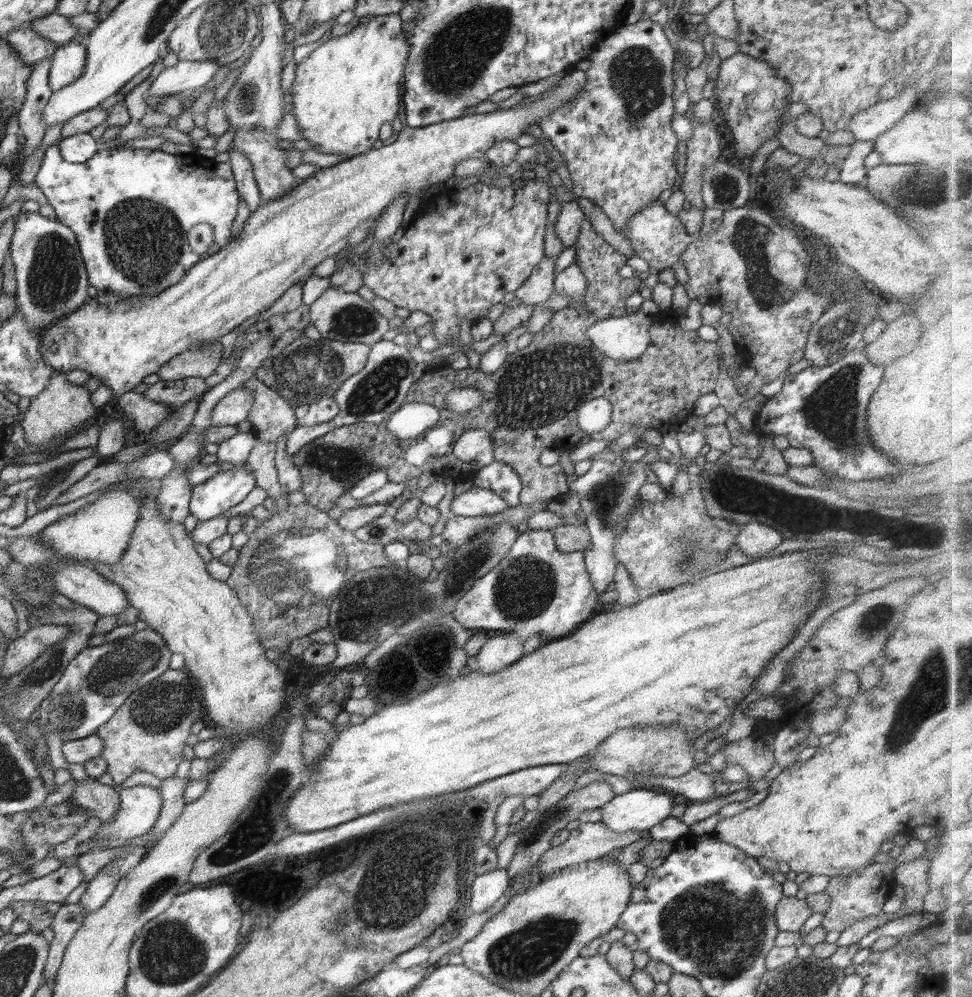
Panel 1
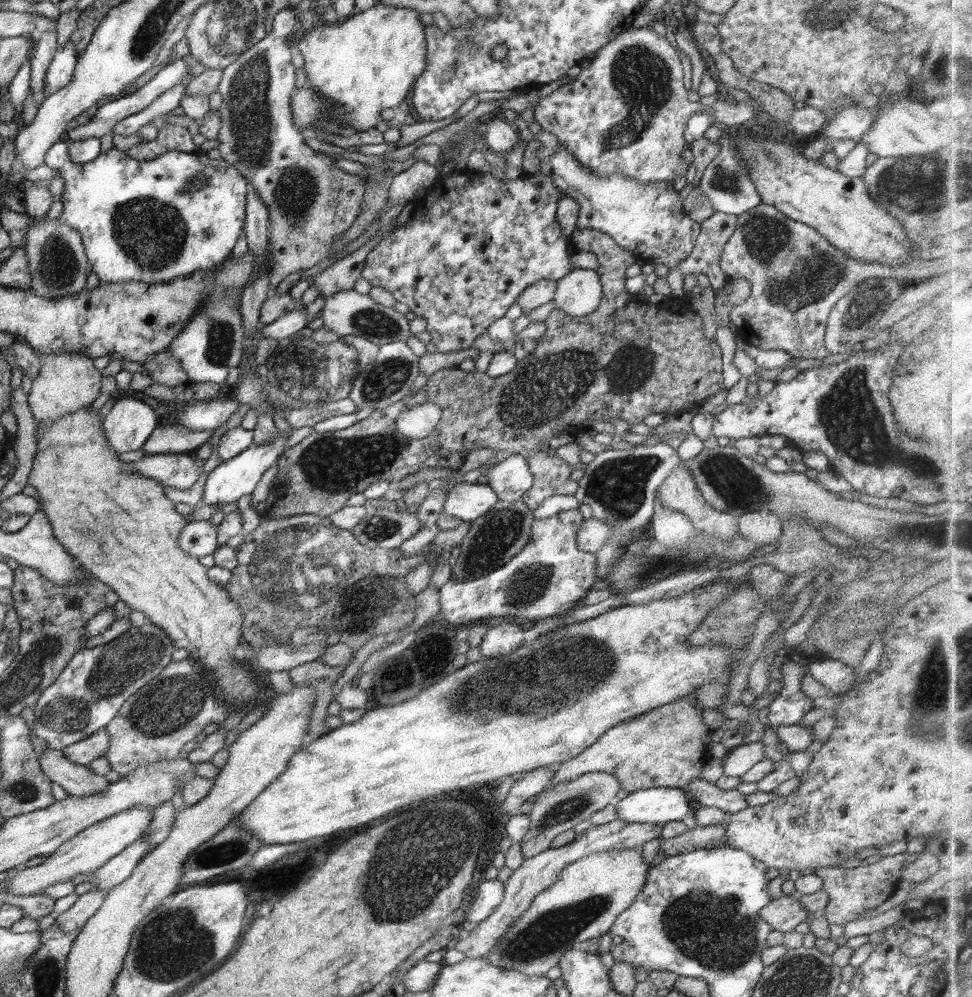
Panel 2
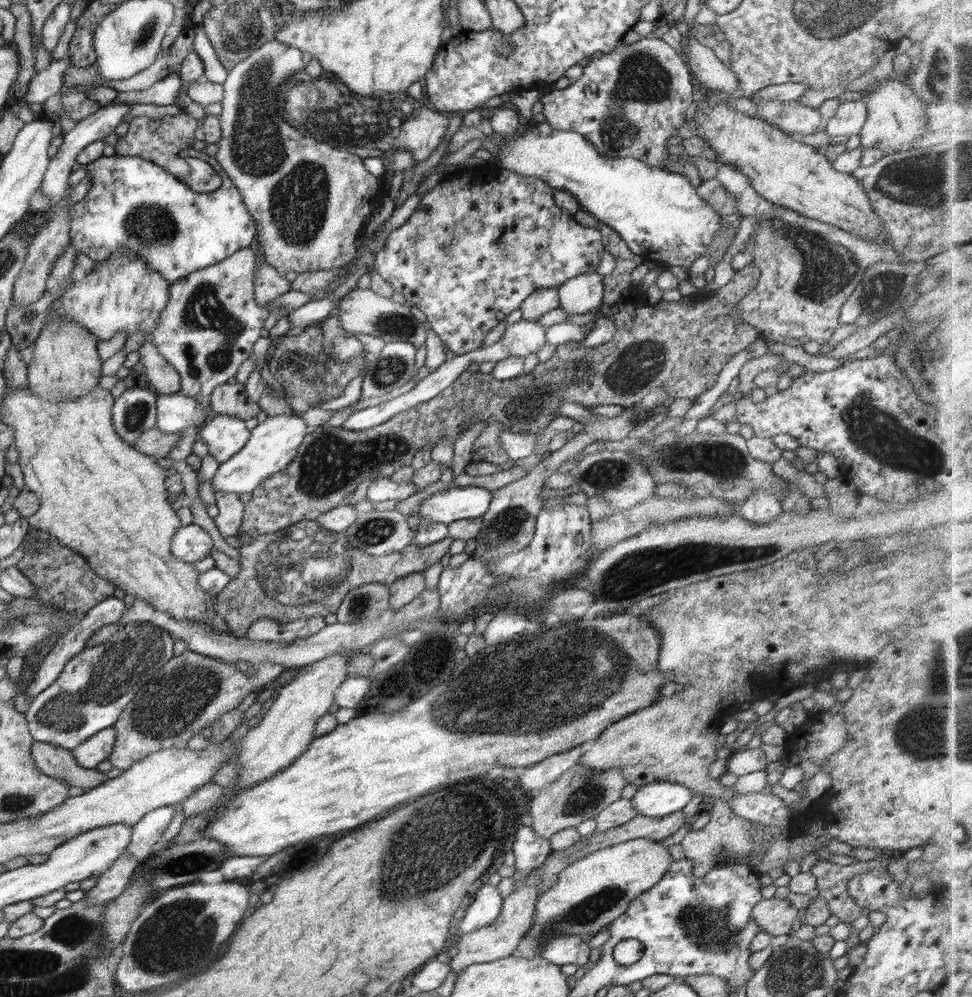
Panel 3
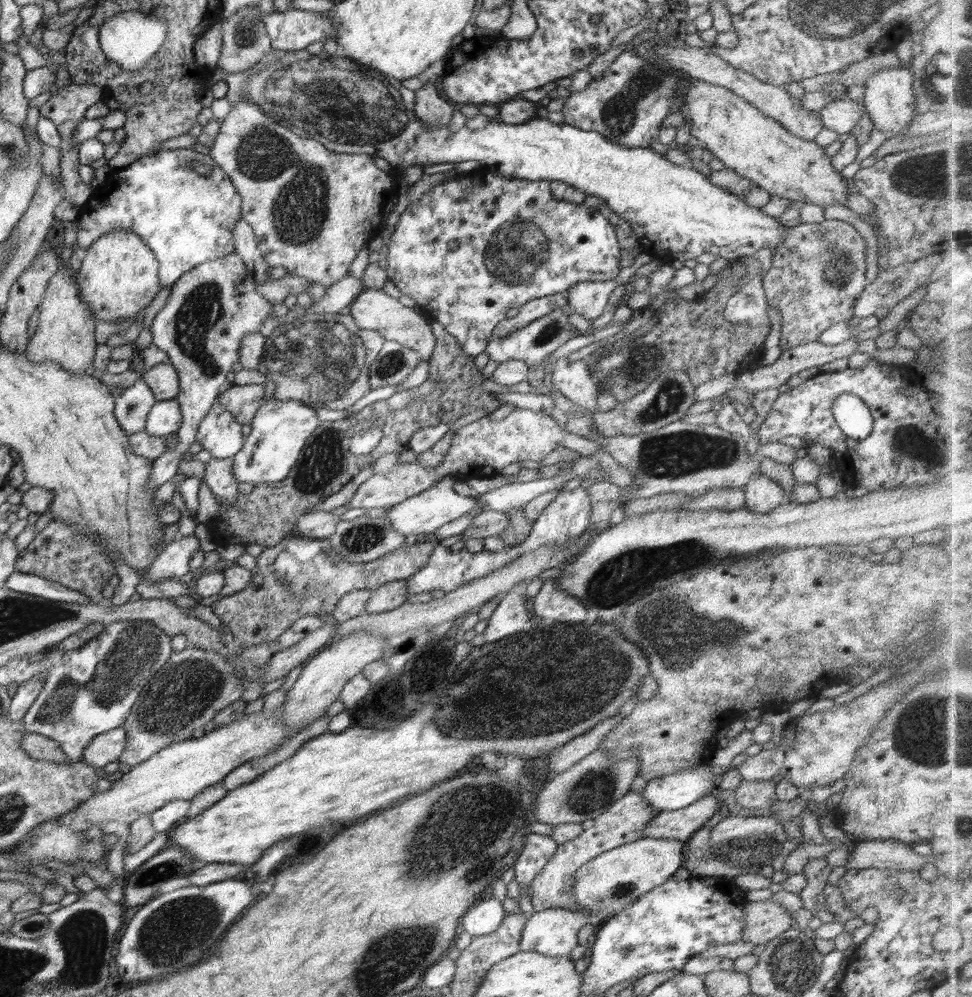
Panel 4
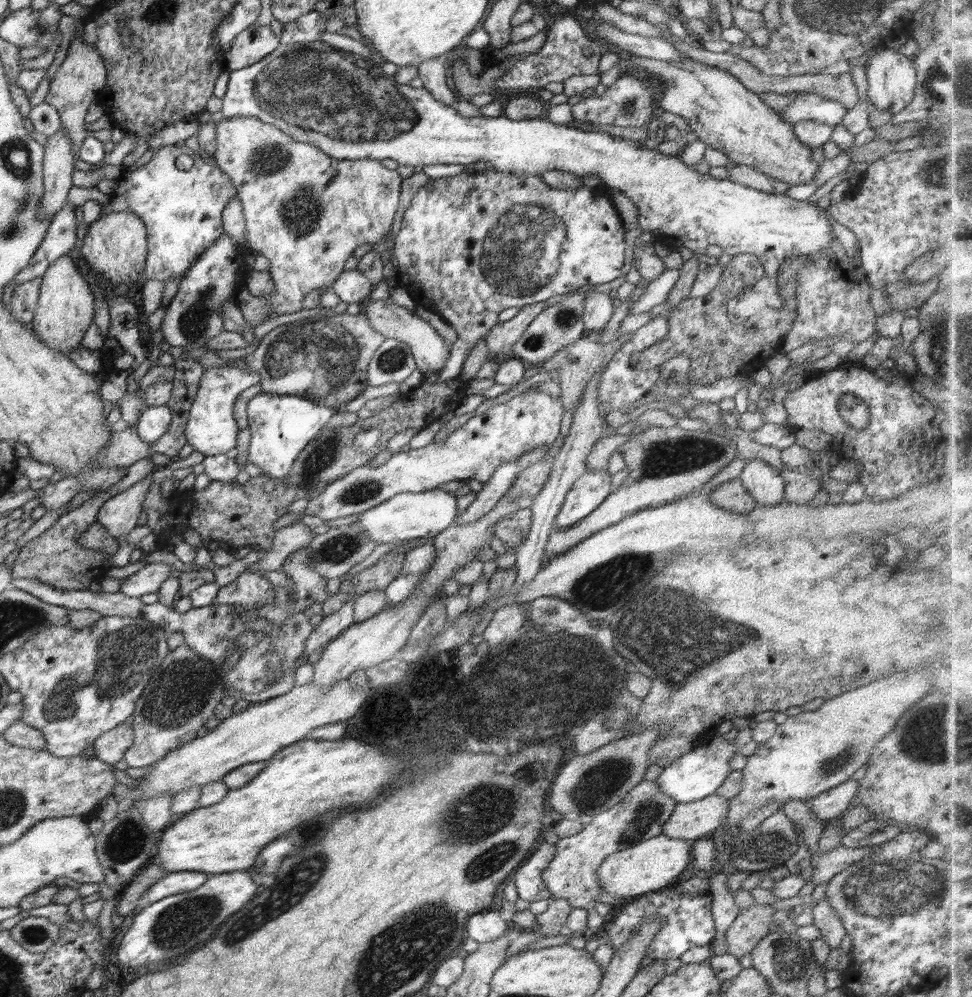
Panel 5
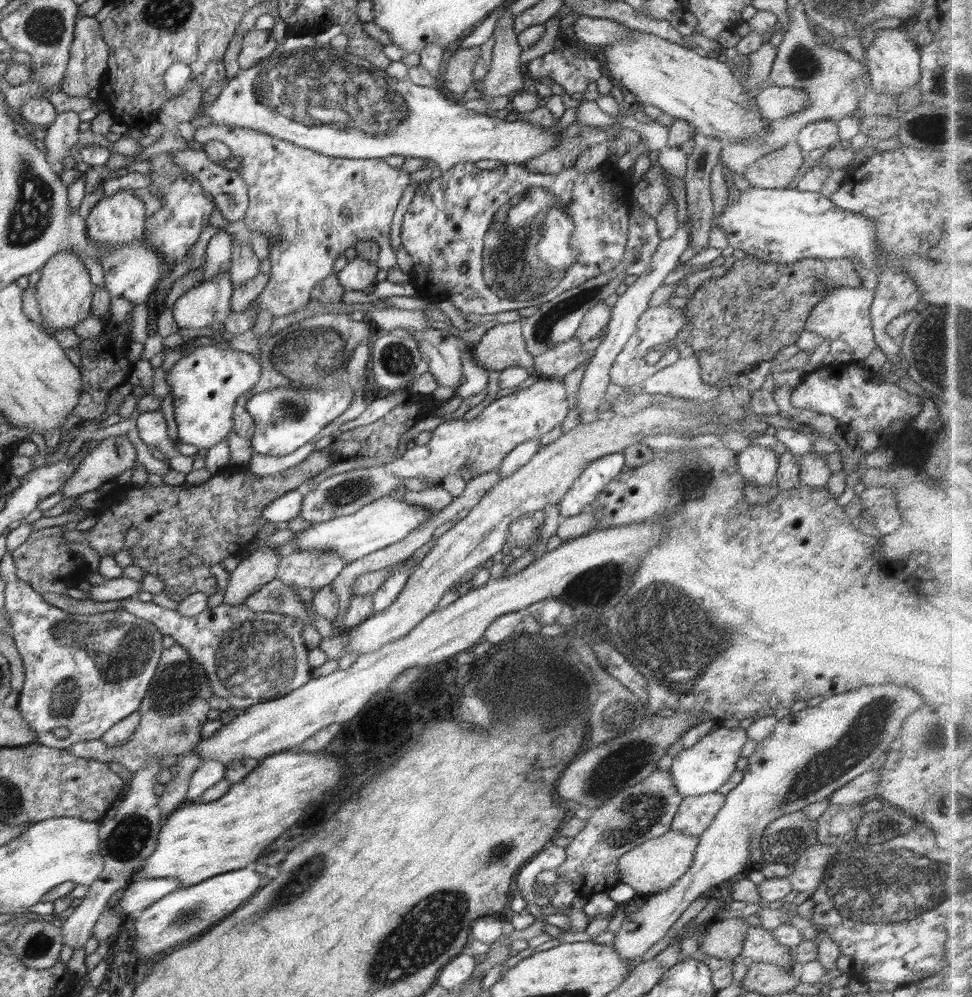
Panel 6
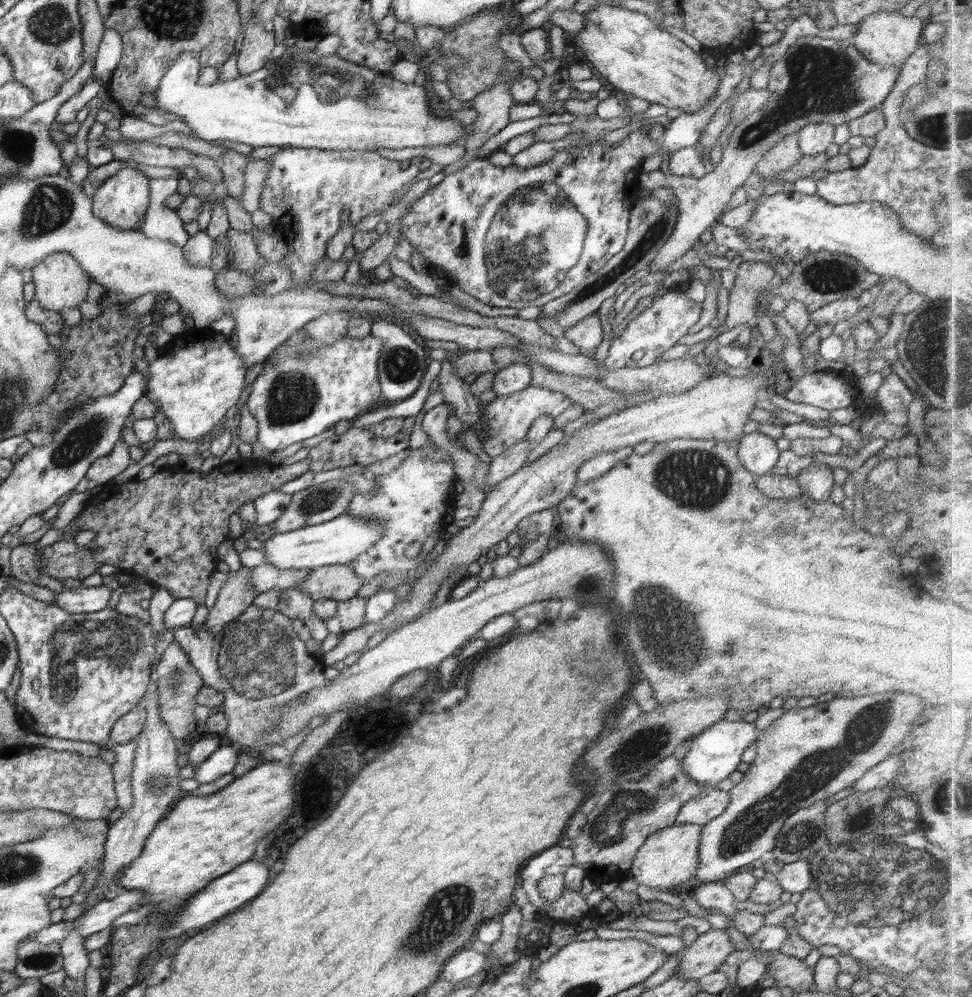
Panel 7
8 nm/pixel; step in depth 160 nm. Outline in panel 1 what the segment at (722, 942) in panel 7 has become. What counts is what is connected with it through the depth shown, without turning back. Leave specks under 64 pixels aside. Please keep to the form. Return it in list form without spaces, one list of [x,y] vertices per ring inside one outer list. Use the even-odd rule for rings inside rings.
[[[784,897],[774,910],[774,920],[781,932],[801,933],[800,929],[813,915],[805,900],[797,897]]]

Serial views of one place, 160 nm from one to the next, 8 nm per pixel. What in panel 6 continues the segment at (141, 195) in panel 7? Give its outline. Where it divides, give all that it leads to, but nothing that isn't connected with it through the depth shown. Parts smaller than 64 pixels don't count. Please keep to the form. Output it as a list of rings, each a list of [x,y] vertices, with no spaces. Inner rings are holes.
[[[121,190],[112,196],[104,196],[92,208],[86,219],[88,238],[103,246],[103,248],[113,248],[130,244],[137,239],[143,239],[145,232],[144,203],[139,197],[133,195],[134,190]]]

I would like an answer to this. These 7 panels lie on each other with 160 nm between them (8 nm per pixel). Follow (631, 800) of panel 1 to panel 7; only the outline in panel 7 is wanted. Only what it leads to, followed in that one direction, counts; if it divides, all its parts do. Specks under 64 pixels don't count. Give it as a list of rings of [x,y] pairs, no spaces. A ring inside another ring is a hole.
[[[724,719],[709,726],[708,730],[703,730],[698,736],[692,739],[690,749],[681,760],[683,771],[700,786],[716,788],[718,782],[726,780],[732,772],[738,770],[742,758],[742,752],[751,744],[756,742],[762,732],[756,729],[756,725],[750,722],[728,722]]]

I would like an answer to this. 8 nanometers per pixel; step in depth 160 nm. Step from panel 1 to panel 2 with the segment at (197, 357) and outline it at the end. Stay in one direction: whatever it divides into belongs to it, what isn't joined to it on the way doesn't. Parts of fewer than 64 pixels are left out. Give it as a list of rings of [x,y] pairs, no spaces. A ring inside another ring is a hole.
[[[169,350],[155,353],[155,355],[150,357],[150,360],[144,364],[144,367],[155,383],[173,387],[186,383],[189,380],[187,372],[183,369],[183,366],[176,356],[172,355]]]

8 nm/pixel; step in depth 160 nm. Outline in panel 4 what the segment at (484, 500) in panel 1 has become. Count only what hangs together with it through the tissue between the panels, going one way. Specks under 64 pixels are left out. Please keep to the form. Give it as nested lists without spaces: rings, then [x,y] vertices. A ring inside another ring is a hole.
[[[445,476],[438,481],[436,486],[432,486],[429,490],[408,498],[396,506],[380,511],[380,513],[386,514],[393,529],[396,529],[399,533],[405,534],[406,536],[417,534],[429,535],[436,529],[439,529],[440,526],[466,516],[469,512],[473,512],[473,510],[477,510],[477,508],[483,506],[476,498],[456,494],[452,488],[452,480],[452,476]]]

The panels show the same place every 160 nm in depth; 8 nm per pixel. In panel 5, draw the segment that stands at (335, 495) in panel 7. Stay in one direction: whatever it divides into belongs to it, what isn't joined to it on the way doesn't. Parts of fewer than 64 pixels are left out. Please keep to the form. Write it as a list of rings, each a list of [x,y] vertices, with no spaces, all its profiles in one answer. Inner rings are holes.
[[[542,391],[536,393],[522,393],[510,401],[490,407],[482,415],[474,415],[462,427],[448,435],[444,441],[438,443],[432,441],[431,444],[410,450],[409,452],[399,452],[393,454],[382,466],[372,468],[370,464],[350,471],[342,478],[330,482],[327,488],[320,493],[312,492],[305,514],[319,516],[324,521],[336,518],[358,516],[362,512],[370,510],[373,506],[378,506],[390,498],[403,493],[417,494],[438,489],[442,484],[452,482],[452,480],[478,480],[478,482],[488,482],[494,471],[508,461],[519,459],[527,451],[532,451],[538,446],[551,446],[556,442],[562,428],[561,420],[565,412],[561,401],[561,395],[552,397]]]

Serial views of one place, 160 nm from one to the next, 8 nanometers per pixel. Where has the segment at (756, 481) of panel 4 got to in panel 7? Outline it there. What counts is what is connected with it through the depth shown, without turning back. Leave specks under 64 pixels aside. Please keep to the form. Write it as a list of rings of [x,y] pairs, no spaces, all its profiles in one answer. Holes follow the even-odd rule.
[[[756,431],[744,435],[738,444],[738,459],[746,470],[756,477],[771,474],[780,455],[776,441]]]

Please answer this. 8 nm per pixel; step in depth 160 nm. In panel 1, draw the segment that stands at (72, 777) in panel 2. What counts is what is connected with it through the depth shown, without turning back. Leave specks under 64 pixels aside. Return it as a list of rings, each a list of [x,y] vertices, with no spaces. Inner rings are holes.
[[[90,778],[85,781],[76,781],[76,789],[72,796],[76,800],[78,806],[82,806],[86,810],[91,811],[91,816],[99,818],[101,822],[111,820],[119,811],[119,791],[112,785],[100,783],[97,778]]]

